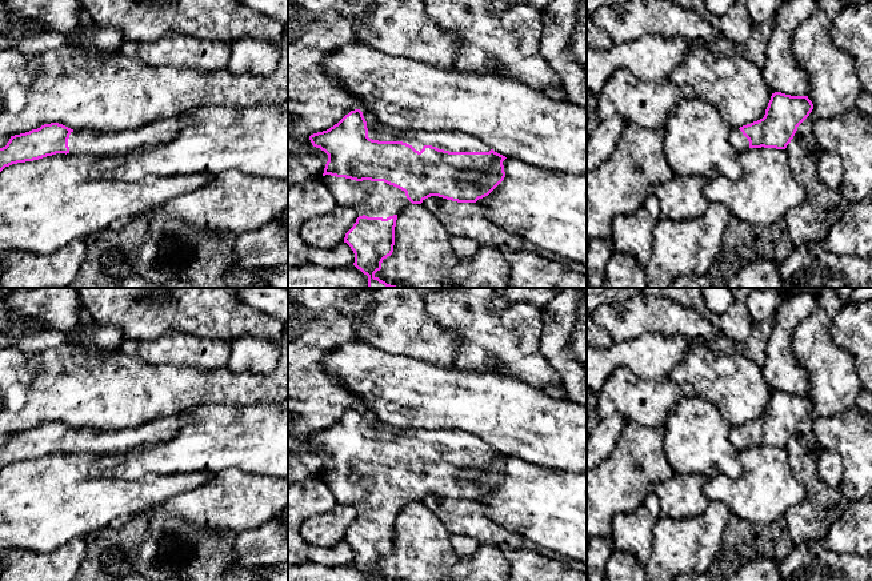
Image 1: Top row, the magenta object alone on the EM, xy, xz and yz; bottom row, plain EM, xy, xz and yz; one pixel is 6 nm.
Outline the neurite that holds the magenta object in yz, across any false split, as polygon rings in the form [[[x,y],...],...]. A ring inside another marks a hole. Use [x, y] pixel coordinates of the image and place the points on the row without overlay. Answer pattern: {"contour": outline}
{"contour": [[[775,390],[763,417],[740,426],[731,426],[729,441],[741,450],[747,446],[785,448],[797,425],[813,408],[808,394],[791,394]]]}

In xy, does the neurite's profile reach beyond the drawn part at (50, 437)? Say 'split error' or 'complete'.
split error

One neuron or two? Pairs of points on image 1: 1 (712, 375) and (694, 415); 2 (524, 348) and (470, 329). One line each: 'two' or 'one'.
1: two
2: one

